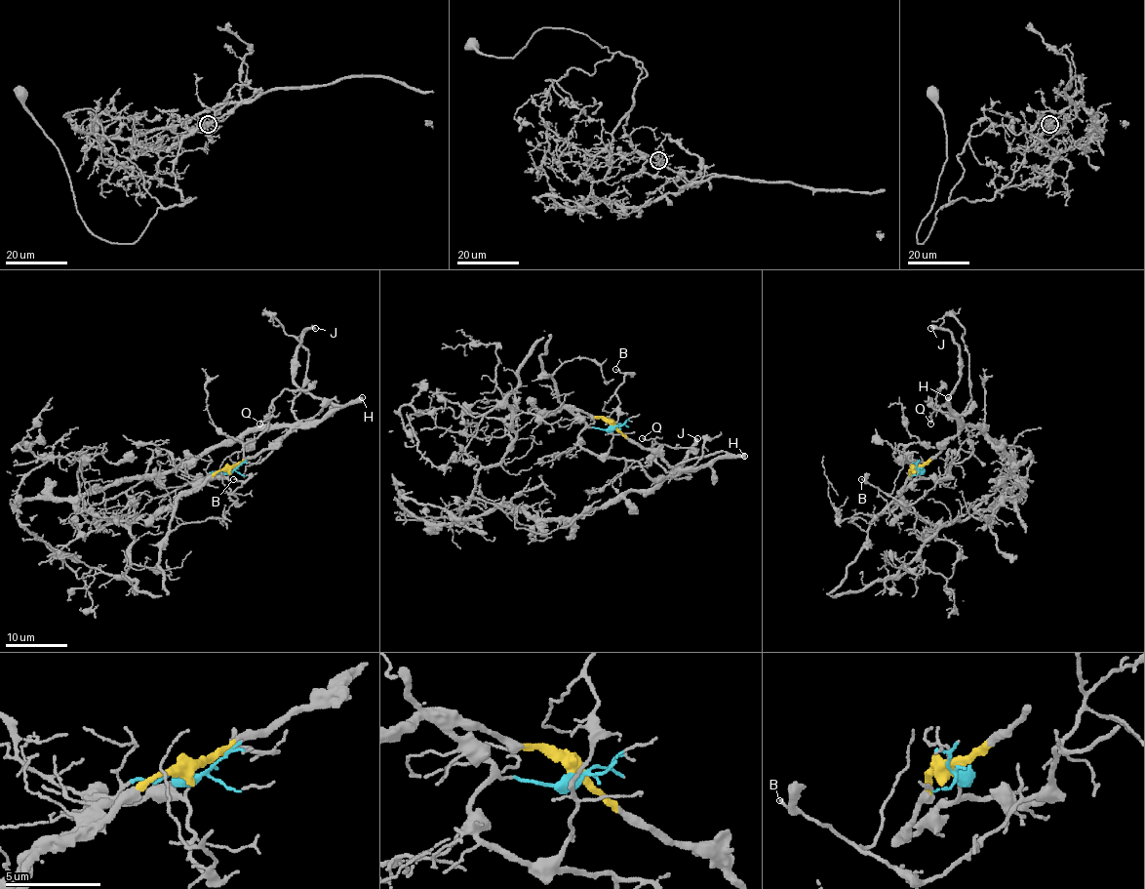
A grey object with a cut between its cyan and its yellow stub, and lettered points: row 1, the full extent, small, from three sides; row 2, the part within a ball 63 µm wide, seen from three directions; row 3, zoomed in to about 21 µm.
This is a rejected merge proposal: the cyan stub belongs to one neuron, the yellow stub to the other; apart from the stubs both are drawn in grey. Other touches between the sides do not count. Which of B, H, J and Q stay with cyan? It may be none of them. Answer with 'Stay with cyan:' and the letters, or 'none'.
Stay with cyan: B, Q

